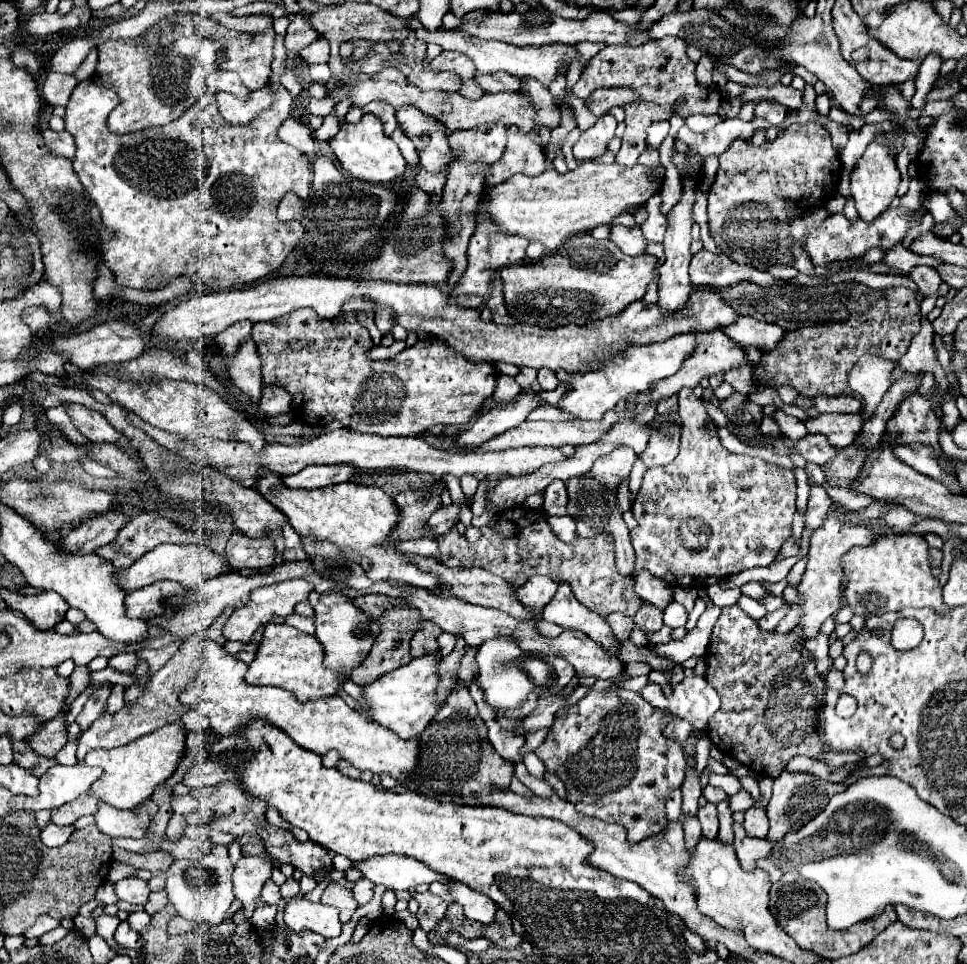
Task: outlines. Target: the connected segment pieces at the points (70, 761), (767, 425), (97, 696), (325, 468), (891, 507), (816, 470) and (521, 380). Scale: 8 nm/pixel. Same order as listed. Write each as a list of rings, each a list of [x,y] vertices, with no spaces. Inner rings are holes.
[[[68,741],[68,743],[56,754],[55,759],[59,764],[76,765],[78,760],[76,758],[78,741]]]
[[[765,415],[764,418],[761,420],[759,429],[761,432],[769,434],[772,436],[772,440],[776,437],[779,433],[779,426],[774,421],[771,415]]]
[[[102,685],[102,687],[98,687],[98,689],[88,697],[82,713],[76,717],[76,721],[78,721],[78,725],[80,725],[82,731],[88,729],[90,723],[94,723],[94,721],[102,715],[104,705],[106,705],[106,699],[108,699],[108,695],[110,695],[110,689],[112,689],[112,685]]]
[[[310,465],[296,475],[282,477],[282,485],[290,489],[320,489],[348,481],[354,467],[350,465]]]
[[[888,503],[888,511],[886,511],[886,514],[882,517],[882,521],[884,521],[888,527],[892,527],[896,533],[908,531],[914,523],[918,523],[918,521],[922,521],[922,519],[924,519],[924,517],[914,515],[914,513],[906,511],[904,507],[900,507],[900,505],[896,505],[895,503]]]
[[[808,463],[806,465],[806,475],[808,475],[808,485],[820,485],[826,481],[824,479],[824,473],[822,473],[822,467],[814,467],[814,463]]]
[[[522,367],[520,369],[520,373],[516,375],[516,383],[522,387],[522,389],[528,389],[534,381],[536,381],[536,369],[532,369],[532,367]]]

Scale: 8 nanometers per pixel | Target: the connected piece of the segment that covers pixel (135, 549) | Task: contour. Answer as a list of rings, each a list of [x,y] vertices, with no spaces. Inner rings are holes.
[[[138,513],[120,529],[120,533],[116,537],[116,543],[106,545],[106,547],[98,549],[96,553],[100,557],[104,557],[104,559],[110,559],[114,567],[128,567],[136,559],[140,559],[144,553],[148,553],[156,545],[160,545],[160,543],[180,543],[180,545],[184,545],[184,543],[196,543],[196,541],[200,541],[200,535],[186,533],[186,531],[178,529],[172,521],[168,521],[168,519],[164,519],[164,517],[156,515],[156,513]]]

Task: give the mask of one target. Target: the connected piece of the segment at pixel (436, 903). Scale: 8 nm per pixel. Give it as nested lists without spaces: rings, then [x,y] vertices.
[[[426,891],[426,893],[416,893],[414,899],[416,899],[418,905],[420,905],[420,909],[418,909],[418,913],[416,913],[419,926],[422,927],[424,931],[432,931],[432,929],[442,921],[448,905],[446,905],[440,897],[432,895],[430,891]]]

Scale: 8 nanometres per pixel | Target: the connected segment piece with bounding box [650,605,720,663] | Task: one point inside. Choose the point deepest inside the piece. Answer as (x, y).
(693, 644)

